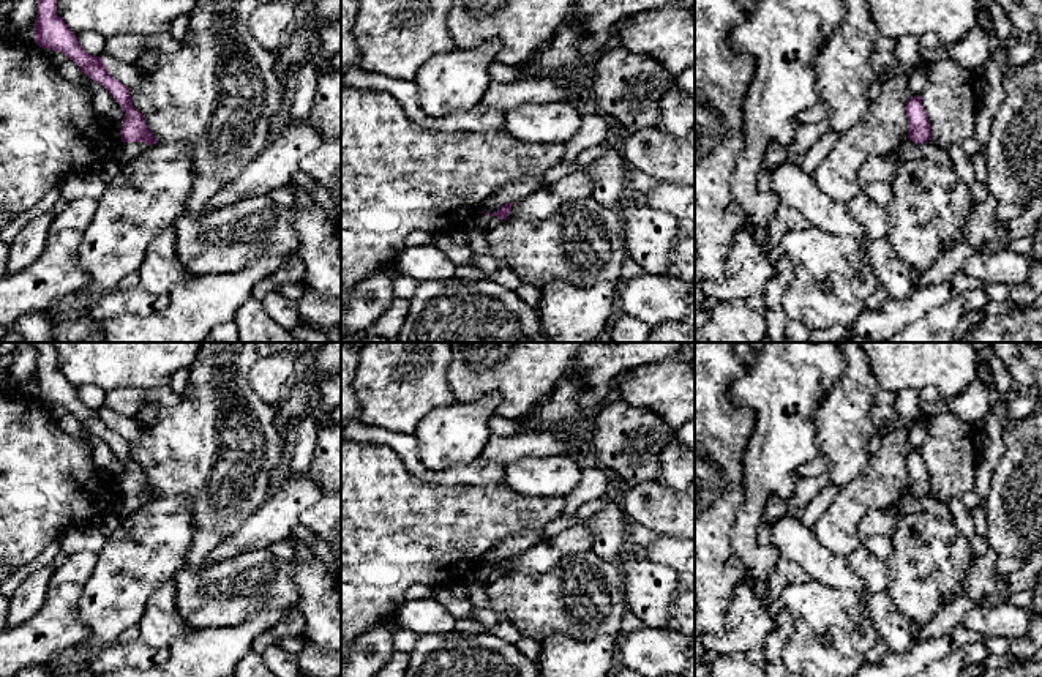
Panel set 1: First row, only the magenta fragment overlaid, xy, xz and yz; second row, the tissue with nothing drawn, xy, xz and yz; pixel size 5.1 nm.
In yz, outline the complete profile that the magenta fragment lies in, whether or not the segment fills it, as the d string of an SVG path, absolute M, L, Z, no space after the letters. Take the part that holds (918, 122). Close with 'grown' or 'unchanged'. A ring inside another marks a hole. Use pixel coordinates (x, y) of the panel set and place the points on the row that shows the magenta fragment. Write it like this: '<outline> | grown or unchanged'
M914 96L908 99L906 117L908 117L909 140L919 145L922 145L927 140L931 140L930 123L928 123L927 112L922 106L920 96Z | unchanged

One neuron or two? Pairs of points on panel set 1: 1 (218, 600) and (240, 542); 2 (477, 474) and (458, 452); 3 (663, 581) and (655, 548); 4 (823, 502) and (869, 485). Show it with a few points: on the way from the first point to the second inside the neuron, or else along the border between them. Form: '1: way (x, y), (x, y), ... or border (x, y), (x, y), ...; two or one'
1: border (269, 548), (245, 551), (202, 567); two
2: border (477, 456), (464, 464), (433, 471); two
3: border (648, 559), (663, 564), (676, 576), (678, 589); two
4: border (840, 488), (835, 501), (812, 526); two

